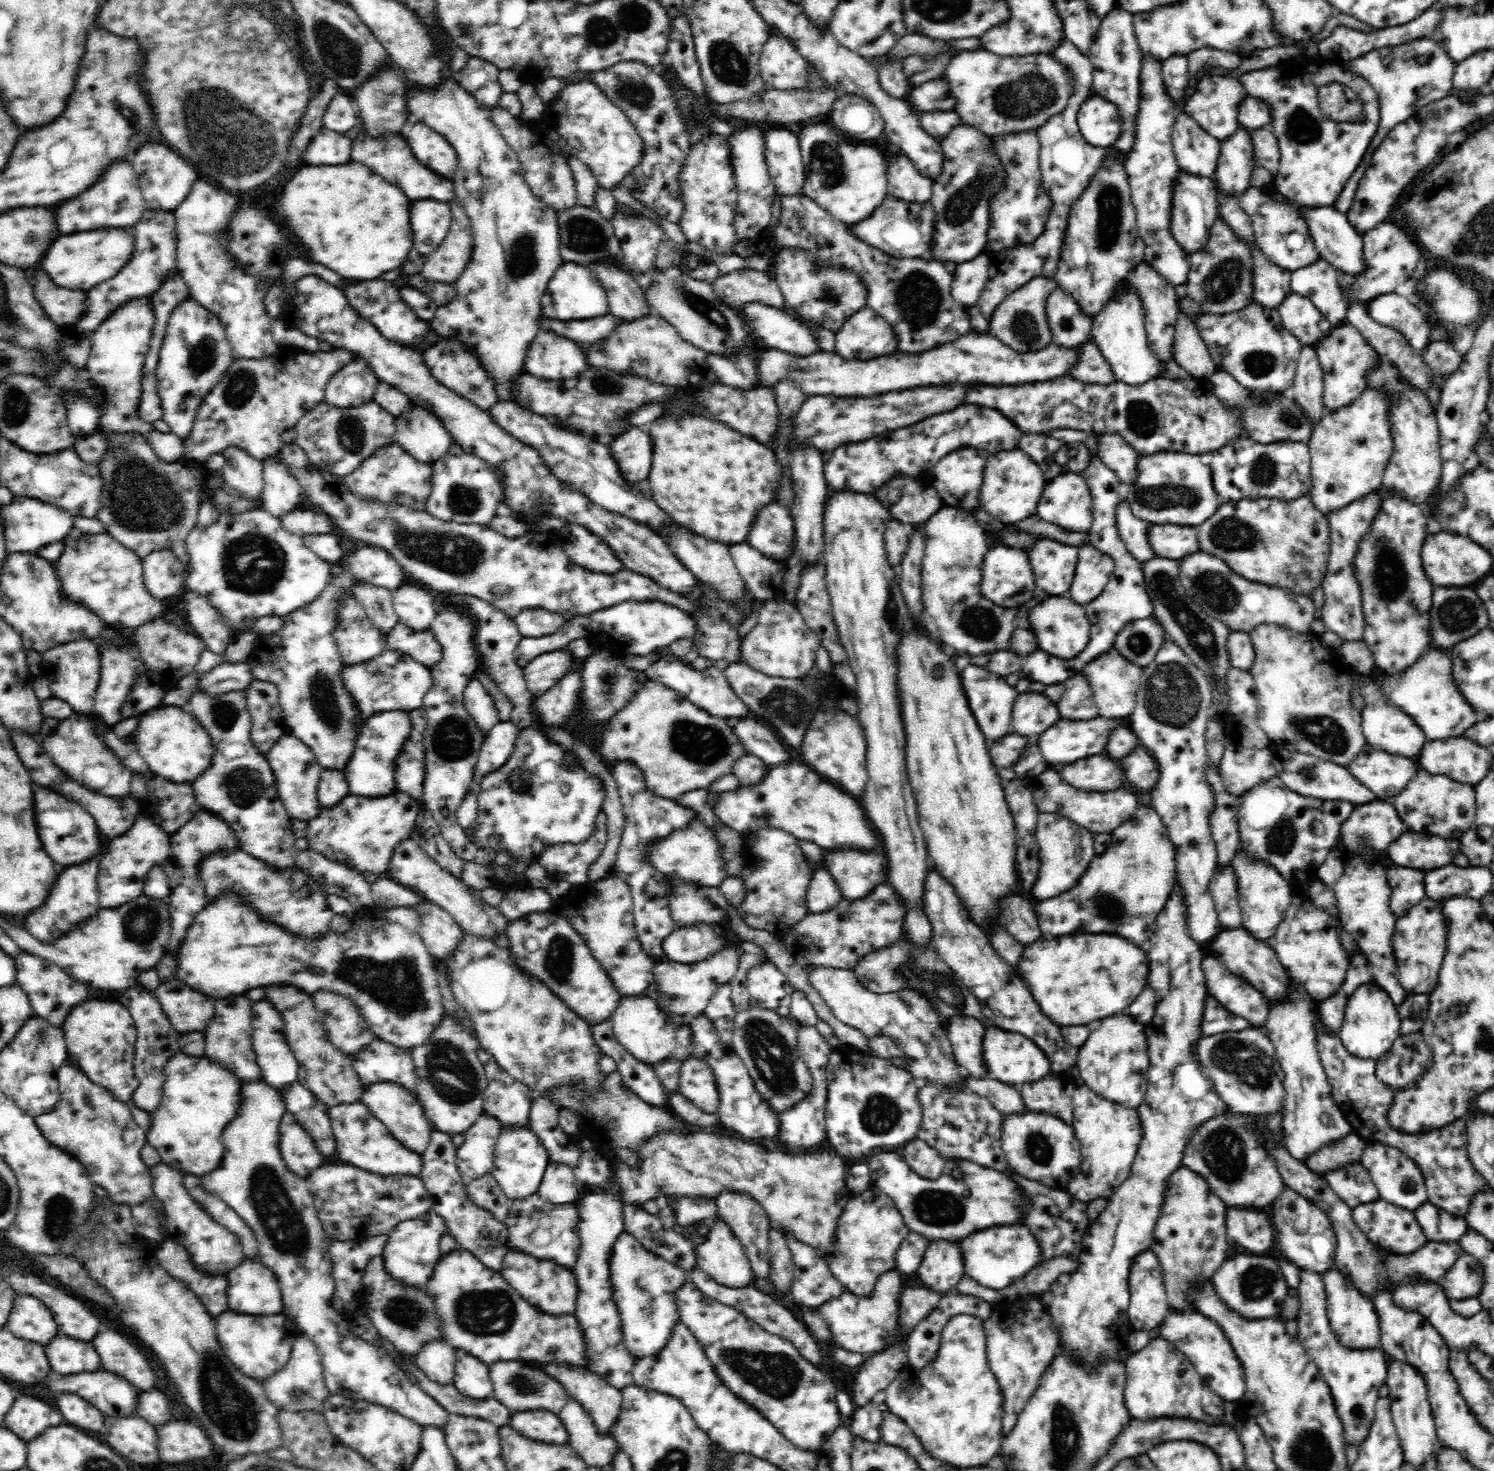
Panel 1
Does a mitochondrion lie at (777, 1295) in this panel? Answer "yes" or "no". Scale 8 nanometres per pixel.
no

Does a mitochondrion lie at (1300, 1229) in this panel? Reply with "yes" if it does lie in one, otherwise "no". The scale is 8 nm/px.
yes

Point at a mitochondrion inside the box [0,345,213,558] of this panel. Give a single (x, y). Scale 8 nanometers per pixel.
(142, 500)

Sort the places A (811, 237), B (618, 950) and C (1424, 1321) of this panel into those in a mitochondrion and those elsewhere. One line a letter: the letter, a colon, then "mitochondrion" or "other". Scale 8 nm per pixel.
A: other
B: mitochondrion
C: other

